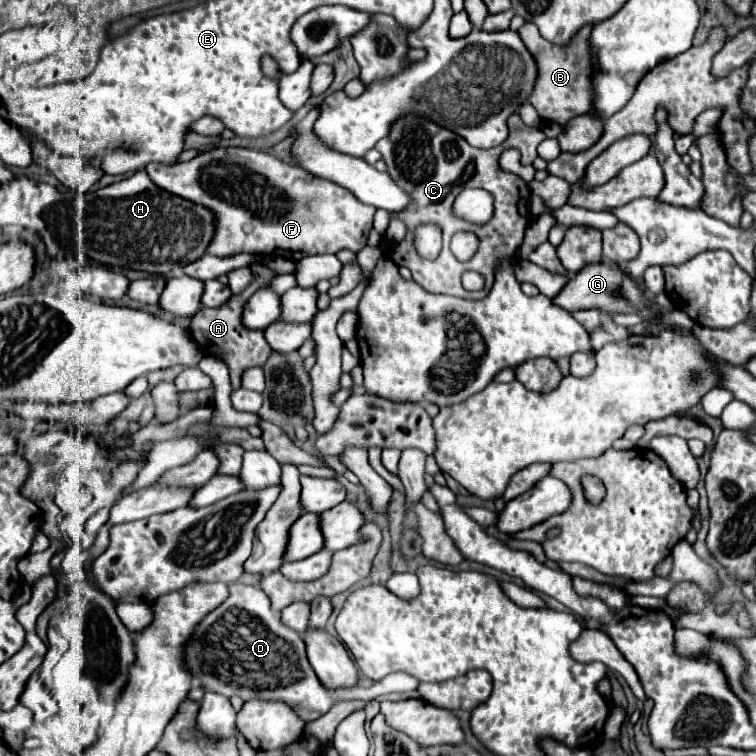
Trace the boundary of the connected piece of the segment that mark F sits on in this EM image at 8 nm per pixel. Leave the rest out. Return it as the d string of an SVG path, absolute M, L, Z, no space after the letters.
M210 148L200 152L188 162L176 164L150 164L148 174L154 184L162 190L170 190L192 202L202 202L218 214L218 234L210 244L208 254L212 256L234 256L234 254L256 254L256 256L282 256L298 262L310 254L336 254L342 248L358 252L368 238L374 220L374 206L366 206L356 196L324 178L318 178L304 168L280 162L270 152L248 150L248 148Z

